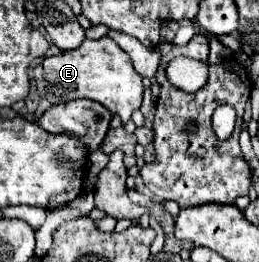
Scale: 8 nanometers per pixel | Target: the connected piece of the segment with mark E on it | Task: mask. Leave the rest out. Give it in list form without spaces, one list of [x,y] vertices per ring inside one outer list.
[[[102,37],[98,41],[86,39],[80,47],[64,53],[56,53],[46,57],[34,69],[34,81],[38,95],[48,99],[52,105],[66,103],[72,99],[92,99],[102,103],[110,113],[118,115],[122,123],[128,123],[132,111],[142,105],[142,77],[134,71],[132,59],[126,51],[122,51],[110,37]]]

